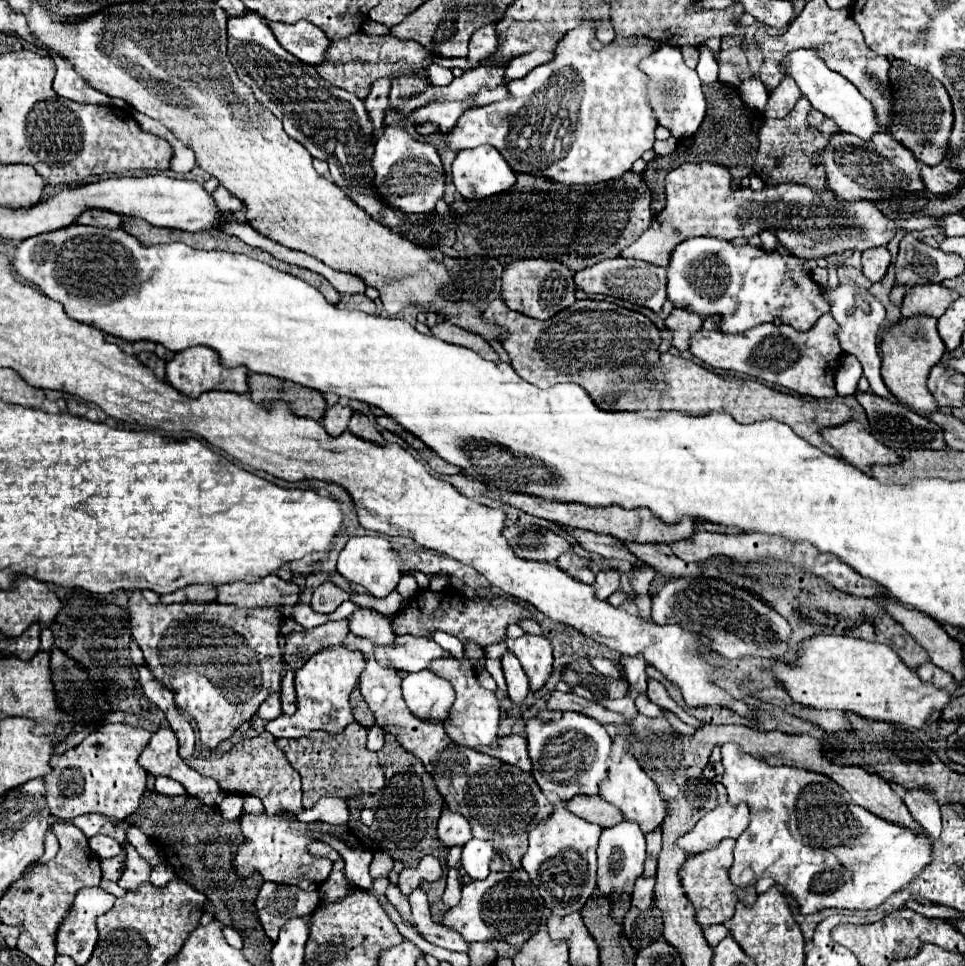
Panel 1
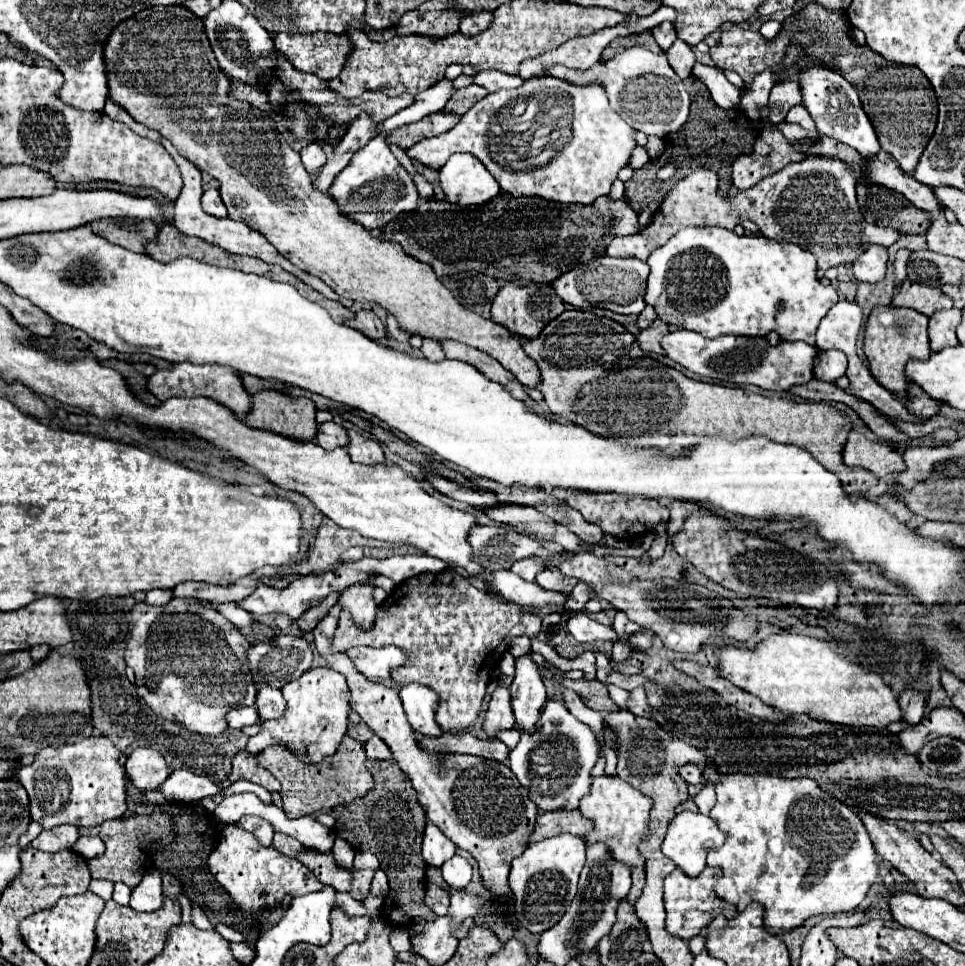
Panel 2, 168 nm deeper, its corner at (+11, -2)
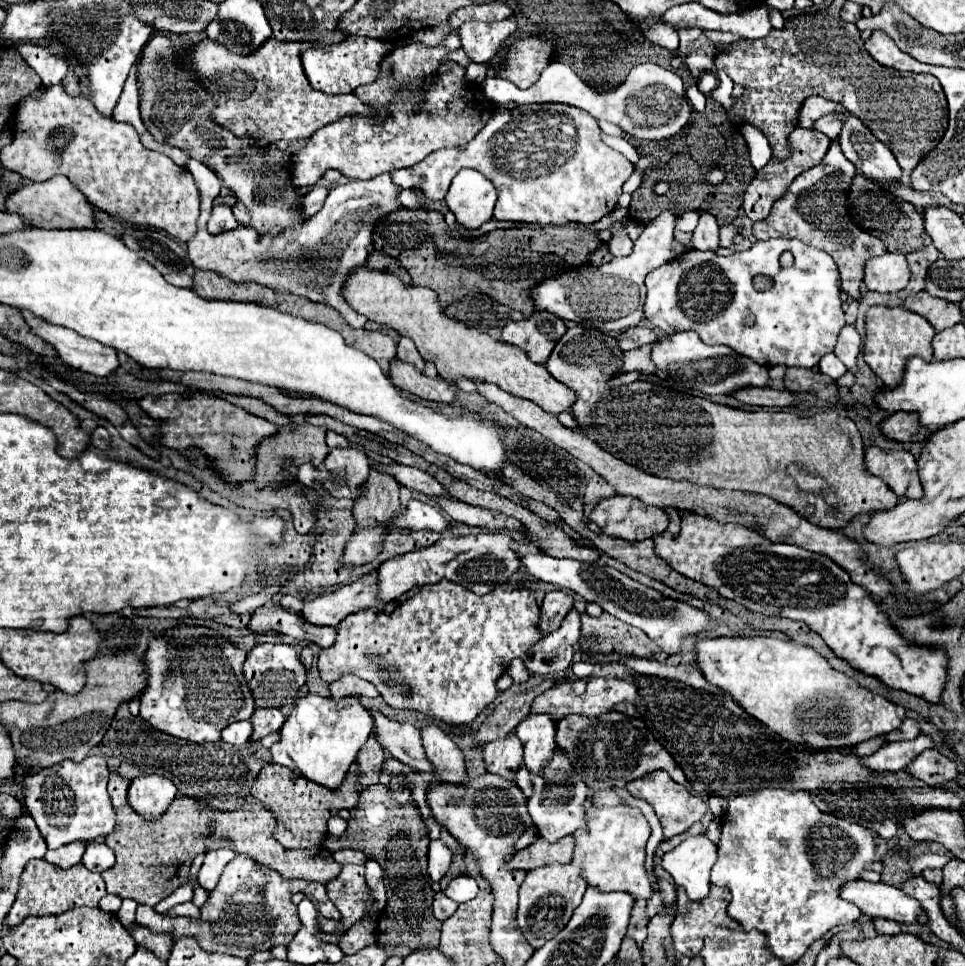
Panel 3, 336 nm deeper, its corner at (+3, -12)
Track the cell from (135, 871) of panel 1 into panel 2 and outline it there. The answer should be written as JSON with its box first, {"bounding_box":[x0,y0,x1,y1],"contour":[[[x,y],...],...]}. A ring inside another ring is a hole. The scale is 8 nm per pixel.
{"bounding_box":[114,882,132,906],"contour":[[[116,882],[116,884],[114,884],[114,902],[122,904],[122,906],[128,906],[130,896],[132,896],[132,888],[128,888],[128,886],[122,884],[122,882]]]}

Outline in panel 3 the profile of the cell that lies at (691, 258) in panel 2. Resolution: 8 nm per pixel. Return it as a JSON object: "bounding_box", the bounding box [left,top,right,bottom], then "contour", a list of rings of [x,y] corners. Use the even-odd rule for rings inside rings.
{"bounding_box":[644,238,846,368],"contour":[[[778,238],[778,240],[754,242],[750,250],[734,252],[730,256],[718,256],[716,252],[710,252],[710,250],[708,252],[688,250],[680,258],[652,270],[646,276],[648,298],[644,304],[644,316],[648,318],[652,326],[664,330],[666,334],[674,334],[680,330],[694,330],[702,338],[704,344],[726,344],[740,356],[746,356],[766,368],[772,368],[776,364],[812,368],[820,362],[824,354],[834,350],[840,328],[844,328],[846,324],[838,282],[840,282],[840,274],[832,256],[800,240]],[[784,252],[792,252],[794,256],[794,264],[788,268],[780,266],[780,256]],[[758,274],[770,278],[774,284],[766,290],[756,290],[754,276]],[[748,314],[756,318],[754,326],[744,324],[744,318]]]}

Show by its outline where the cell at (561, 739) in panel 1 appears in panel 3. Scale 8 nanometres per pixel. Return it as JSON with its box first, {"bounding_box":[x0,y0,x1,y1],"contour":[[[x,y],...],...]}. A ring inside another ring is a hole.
{"bounding_box":[528,750,588,844],"contour":[[[554,750],[554,758],[550,760],[550,764],[546,766],[546,772],[542,776],[530,774],[530,778],[534,784],[534,794],[528,800],[528,814],[534,822],[534,826],[538,828],[538,834],[544,840],[554,844],[556,840],[570,836],[576,830],[584,828],[584,820],[586,820],[584,800],[588,794],[588,786],[576,776],[570,760],[560,750]]]}

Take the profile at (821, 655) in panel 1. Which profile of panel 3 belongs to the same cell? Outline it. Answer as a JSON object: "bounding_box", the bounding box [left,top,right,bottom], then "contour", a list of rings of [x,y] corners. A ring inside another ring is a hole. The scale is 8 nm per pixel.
{"bounding_box":[696,638,902,750],"contour":[[[702,638],[696,642],[696,664],[702,676],[724,690],[726,694],[736,700],[750,716],[772,728],[778,736],[788,740],[790,744],[806,746],[812,750],[820,748],[846,748],[858,742],[866,742],[870,738],[888,734],[900,728],[902,720],[896,714],[896,704],[886,700],[884,696],[874,696],[870,690],[858,686],[858,682],[834,668],[810,646],[794,644],[792,640],[778,640],[778,638]]]}

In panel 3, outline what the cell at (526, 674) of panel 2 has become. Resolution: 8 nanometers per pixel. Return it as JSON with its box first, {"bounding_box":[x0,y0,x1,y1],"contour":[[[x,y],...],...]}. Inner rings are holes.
{"bounding_box":[516,714,556,774],"contour":[[[530,714],[516,728],[516,736],[524,746],[524,766],[532,774],[542,774],[542,768],[552,760],[556,742],[556,726],[546,714]]]}

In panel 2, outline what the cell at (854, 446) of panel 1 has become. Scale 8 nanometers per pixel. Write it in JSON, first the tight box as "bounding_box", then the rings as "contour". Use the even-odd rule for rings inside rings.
{"bounding_box":[842,432,904,476],"contour":[[[850,432],[848,442],[844,444],[842,458],[848,466],[860,466],[870,470],[876,476],[886,476],[892,472],[902,472],[904,460],[902,456],[886,444],[872,442],[858,432]]]}

